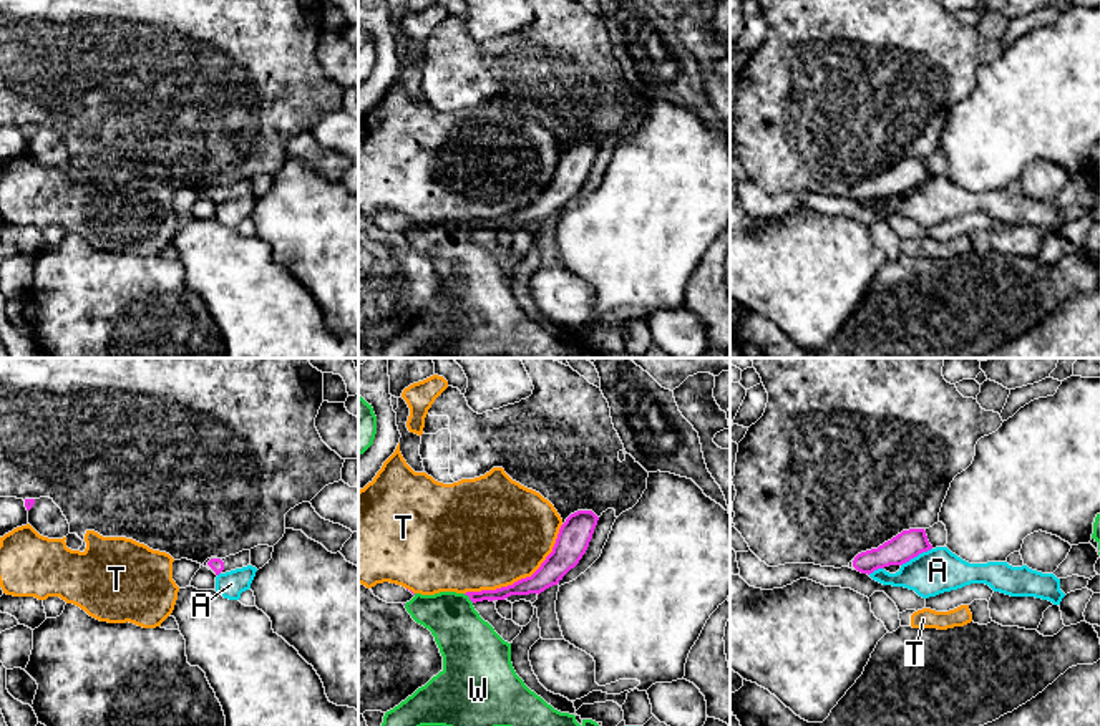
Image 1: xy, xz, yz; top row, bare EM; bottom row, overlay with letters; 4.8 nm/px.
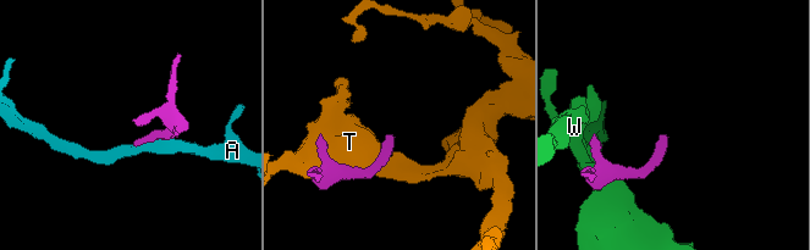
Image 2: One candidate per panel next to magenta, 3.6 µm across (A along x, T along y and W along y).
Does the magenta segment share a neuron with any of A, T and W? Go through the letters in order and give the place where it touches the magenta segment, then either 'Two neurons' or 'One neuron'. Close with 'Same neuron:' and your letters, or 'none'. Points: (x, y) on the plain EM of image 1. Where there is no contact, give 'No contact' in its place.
A: Touches magenta at yz (916, 184). Two neurons
T: Touches magenta at xz (523, 208). Two neurons
W: Touches magenta at xz (468, 224). Two neurons
Same neuron: none

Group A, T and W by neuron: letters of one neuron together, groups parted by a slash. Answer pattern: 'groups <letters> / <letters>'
groups A / T / W

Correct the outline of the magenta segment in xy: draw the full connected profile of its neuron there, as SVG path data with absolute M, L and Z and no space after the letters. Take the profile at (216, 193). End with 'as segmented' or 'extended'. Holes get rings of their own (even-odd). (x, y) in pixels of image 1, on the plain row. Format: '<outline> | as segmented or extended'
M242 179L226 187L211 186L204 192L216 204L251 194L251 179Z | extended

